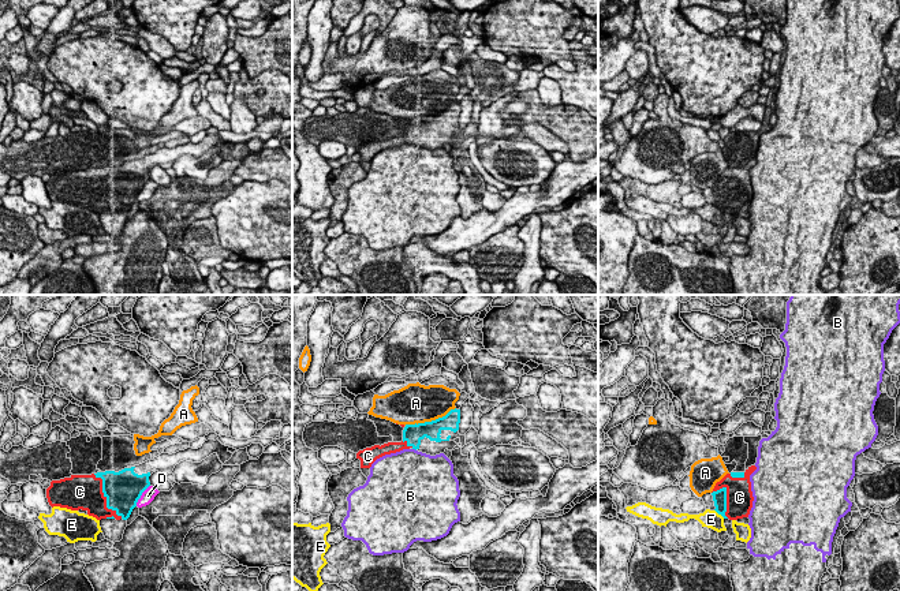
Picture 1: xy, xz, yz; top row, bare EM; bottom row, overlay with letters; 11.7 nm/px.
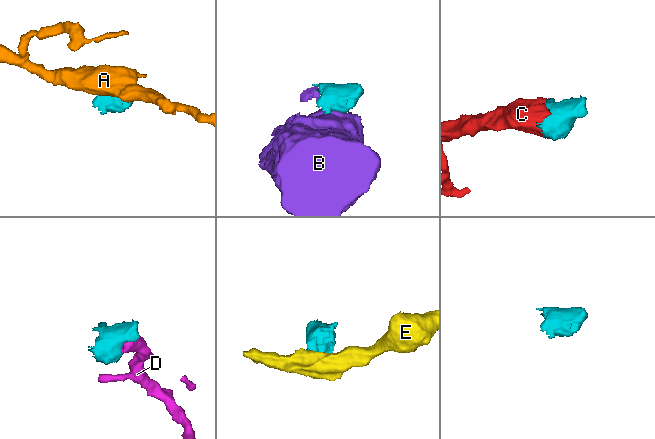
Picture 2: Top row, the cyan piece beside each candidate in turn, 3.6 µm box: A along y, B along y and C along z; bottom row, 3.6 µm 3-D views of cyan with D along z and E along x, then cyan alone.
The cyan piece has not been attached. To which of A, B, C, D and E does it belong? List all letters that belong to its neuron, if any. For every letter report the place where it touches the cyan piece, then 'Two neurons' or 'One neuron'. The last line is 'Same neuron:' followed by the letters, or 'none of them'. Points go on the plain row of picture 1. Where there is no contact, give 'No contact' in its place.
A: Touches cyan at xz (429, 116). Two neurons
B: Touches cyan at xz (414, 142). Two neurons
C: Touches cyan at xy (104, 190). One neuron
D: Touches cyan at xy (141, 189). Two neurons
E: Touches cyan at yz (720, 208). Two neurons
Same neuron: C

